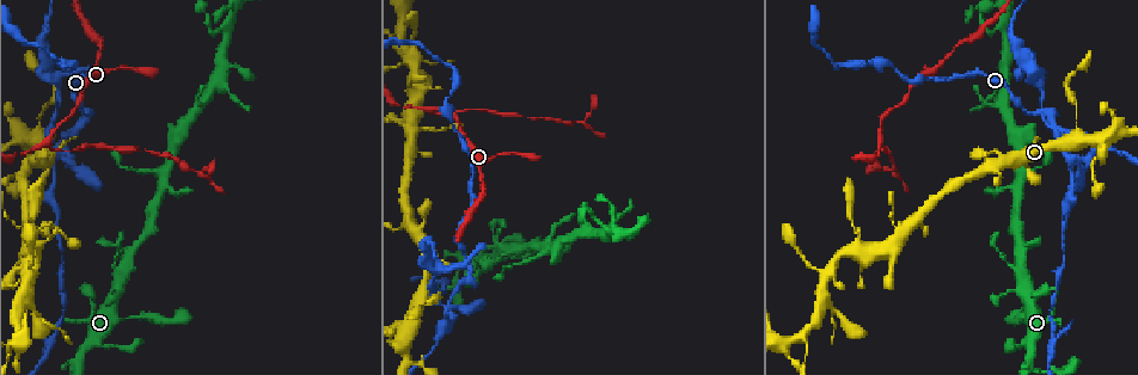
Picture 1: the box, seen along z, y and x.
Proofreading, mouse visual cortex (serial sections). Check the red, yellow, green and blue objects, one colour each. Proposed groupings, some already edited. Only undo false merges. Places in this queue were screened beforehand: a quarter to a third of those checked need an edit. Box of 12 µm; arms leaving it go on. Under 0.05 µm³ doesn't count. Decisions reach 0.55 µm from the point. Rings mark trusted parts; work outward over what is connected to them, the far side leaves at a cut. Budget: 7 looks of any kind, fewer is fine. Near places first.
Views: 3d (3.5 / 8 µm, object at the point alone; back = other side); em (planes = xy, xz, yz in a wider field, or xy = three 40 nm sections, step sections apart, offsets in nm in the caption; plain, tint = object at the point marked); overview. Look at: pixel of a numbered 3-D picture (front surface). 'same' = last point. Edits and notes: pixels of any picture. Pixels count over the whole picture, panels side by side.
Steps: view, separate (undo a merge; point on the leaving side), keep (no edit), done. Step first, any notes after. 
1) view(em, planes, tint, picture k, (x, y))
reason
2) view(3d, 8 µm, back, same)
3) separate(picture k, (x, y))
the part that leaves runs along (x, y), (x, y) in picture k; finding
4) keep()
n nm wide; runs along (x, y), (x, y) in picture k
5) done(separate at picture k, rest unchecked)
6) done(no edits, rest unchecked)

view(3d, 3.5 µm, picture 1, (80, 110))

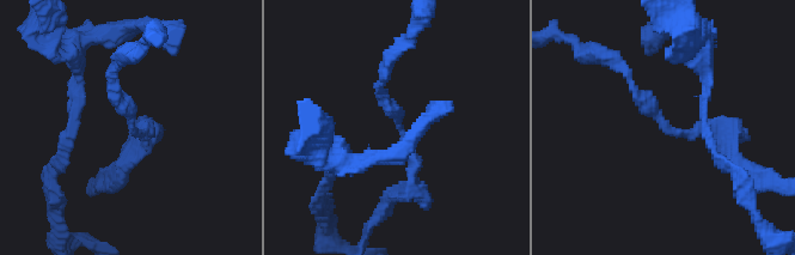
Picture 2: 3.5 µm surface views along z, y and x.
view(em, xy, step 2, tint, picture 2, (130, 125))
arms of 150, 200 nm

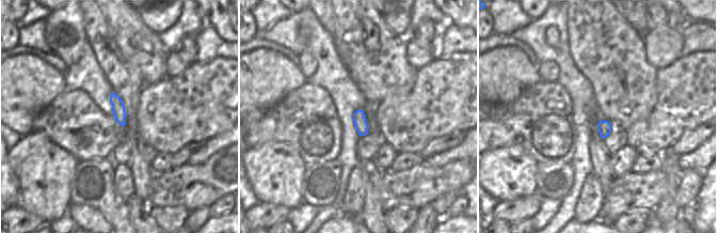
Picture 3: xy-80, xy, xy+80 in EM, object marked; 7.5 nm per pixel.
keep()
runs along (621, 70), (676, 133), (719, 129), (728, 147) in picture 2; all the same cell

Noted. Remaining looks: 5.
view(3d, 3.5 µm, picture 1, (432, 110))
side arm on a straight run

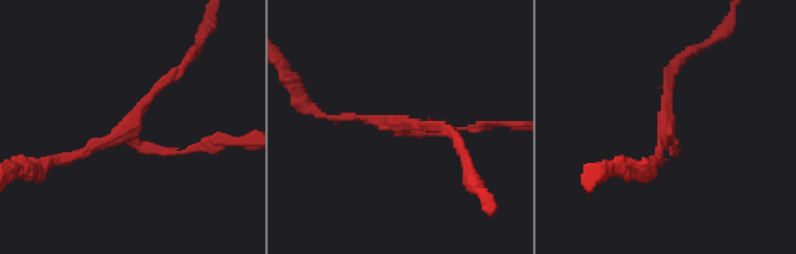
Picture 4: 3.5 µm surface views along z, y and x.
view(em, xy, step 1, tint, picture 4, (134, 121))
3 arms; arms of 100, 150, 150 nm

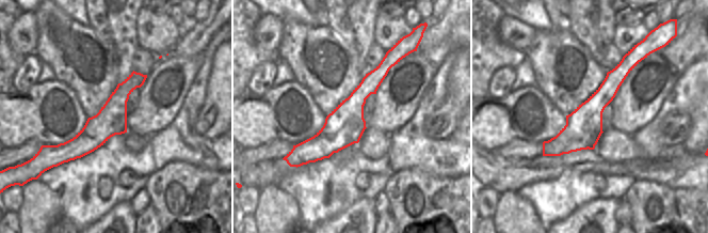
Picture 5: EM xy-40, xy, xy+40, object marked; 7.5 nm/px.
view(em, xy, step 3, tint, same)
cut it another way

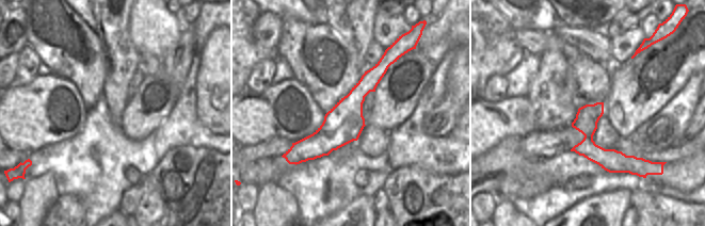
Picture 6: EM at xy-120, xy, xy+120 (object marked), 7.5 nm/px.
separate(picture 4, (195, 147))
the part that leaves runs along (133, 139), (161, 153), (246, 143) in picture 4; two cells meet here

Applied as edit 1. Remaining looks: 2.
view(3d, 3.5 µm, picture 1, (26, 277))
narrows sharply

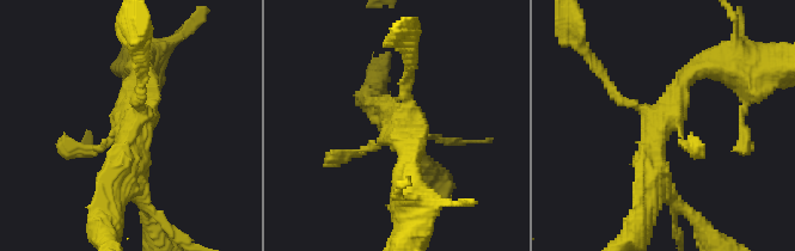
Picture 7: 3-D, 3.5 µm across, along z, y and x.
view(em, xy, step 1, tint, picture 7, (134, 123))
4 arms; arms of 100, 150, 250, 350 nm; shape alone is not enough

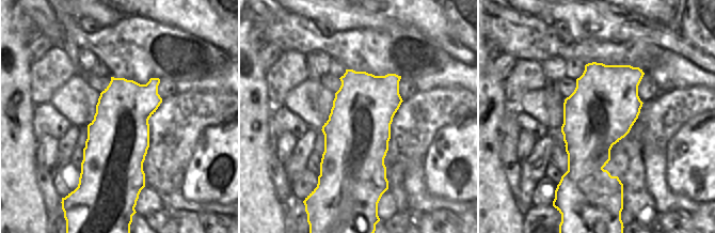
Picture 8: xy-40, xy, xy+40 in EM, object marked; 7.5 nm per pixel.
keep()
runs along (707, 67), (658, 129), (652, 200) in picture 7; continuous, no second cell

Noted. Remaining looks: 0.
done(separate at picture 4, rest unchecked)

